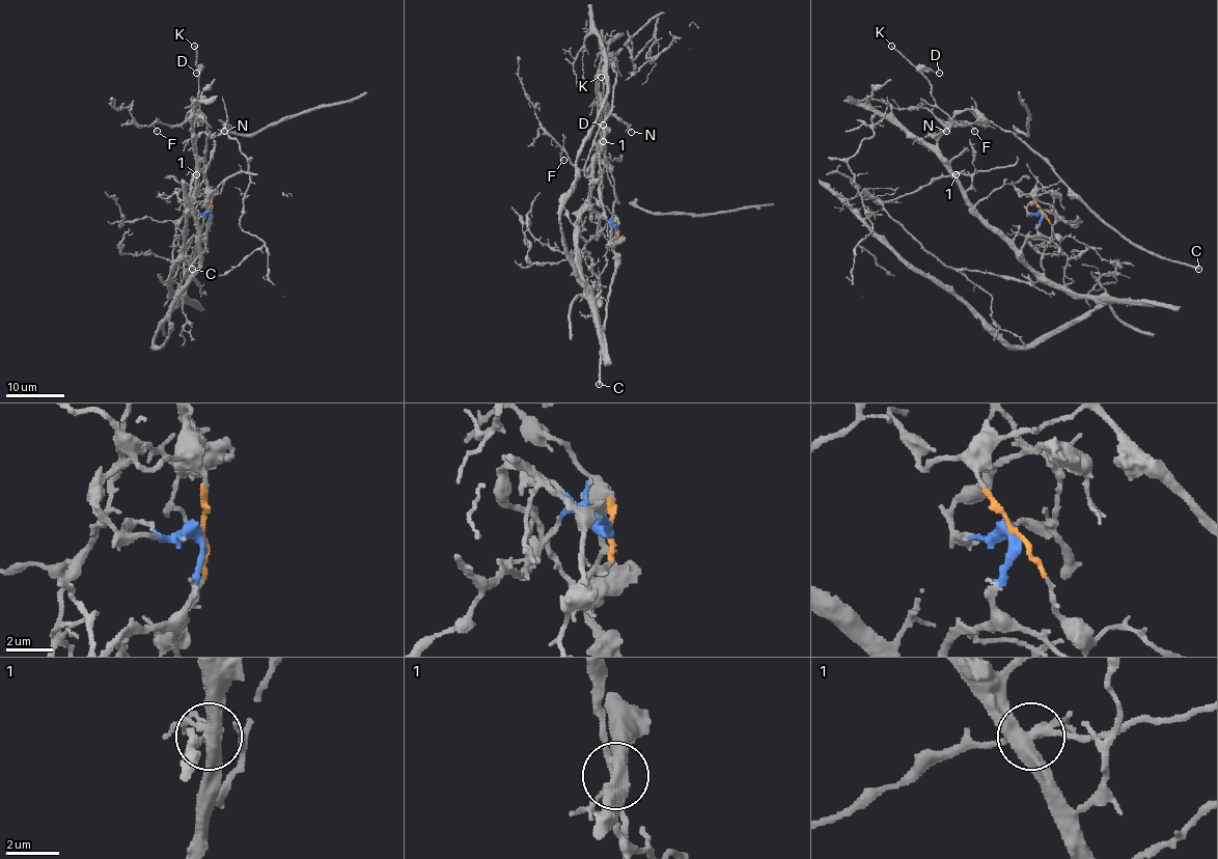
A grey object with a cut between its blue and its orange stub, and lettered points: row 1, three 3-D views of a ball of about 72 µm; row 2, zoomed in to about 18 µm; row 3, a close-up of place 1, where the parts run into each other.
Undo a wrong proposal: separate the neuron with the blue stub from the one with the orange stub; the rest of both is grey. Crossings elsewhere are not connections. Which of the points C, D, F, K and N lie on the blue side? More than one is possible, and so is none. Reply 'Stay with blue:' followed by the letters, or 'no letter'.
Stay with blue: F, N

